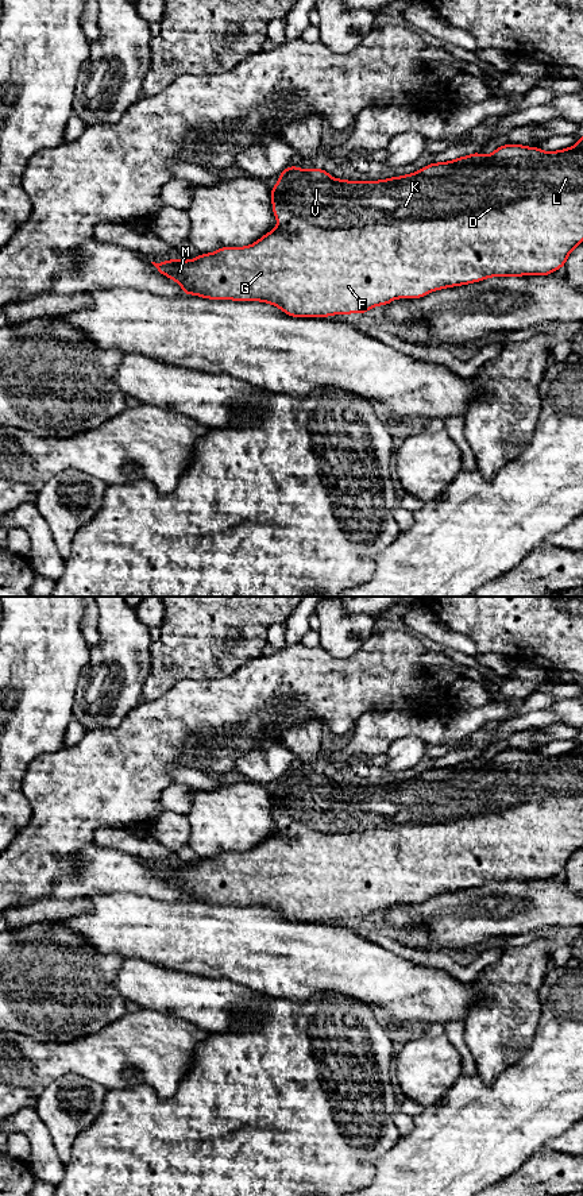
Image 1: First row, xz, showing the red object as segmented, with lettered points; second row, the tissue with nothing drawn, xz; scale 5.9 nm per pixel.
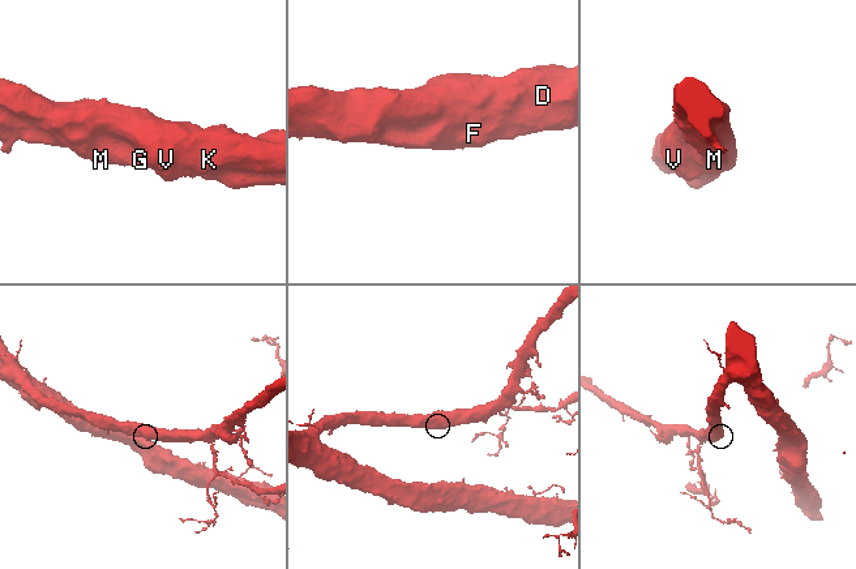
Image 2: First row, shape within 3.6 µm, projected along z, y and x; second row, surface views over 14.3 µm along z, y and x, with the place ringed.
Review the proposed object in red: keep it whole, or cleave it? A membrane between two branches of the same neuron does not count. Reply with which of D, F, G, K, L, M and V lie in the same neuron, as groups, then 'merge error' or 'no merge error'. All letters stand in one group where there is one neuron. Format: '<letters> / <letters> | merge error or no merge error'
D F G K L M V | no merge error

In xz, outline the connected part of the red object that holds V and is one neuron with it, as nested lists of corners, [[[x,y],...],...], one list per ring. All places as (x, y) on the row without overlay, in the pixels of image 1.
[[[583,742],[574,752],[559,756],[543,756],[522,749],[505,749],[490,760],[479,756],[449,767],[431,768],[421,775],[382,786],[343,786],[325,775],[301,775],[298,771],[285,773],[271,794],[274,821],[278,830],[247,852],[223,852],[211,859],[201,859],[190,865],[171,864],[151,867],[158,877],[167,880],[182,891],[184,899],[196,899],[212,904],[263,906],[273,908],[293,922],[328,922],[331,919],[366,918],[378,910],[387,910],[395,903],[420,903],[431,896],[468,890],[489,881],[549,880],[565,869],[567,861],[583,846]]]

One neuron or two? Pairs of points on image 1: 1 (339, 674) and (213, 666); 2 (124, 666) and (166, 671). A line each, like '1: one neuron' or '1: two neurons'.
1: two neurons
2: two neurons

